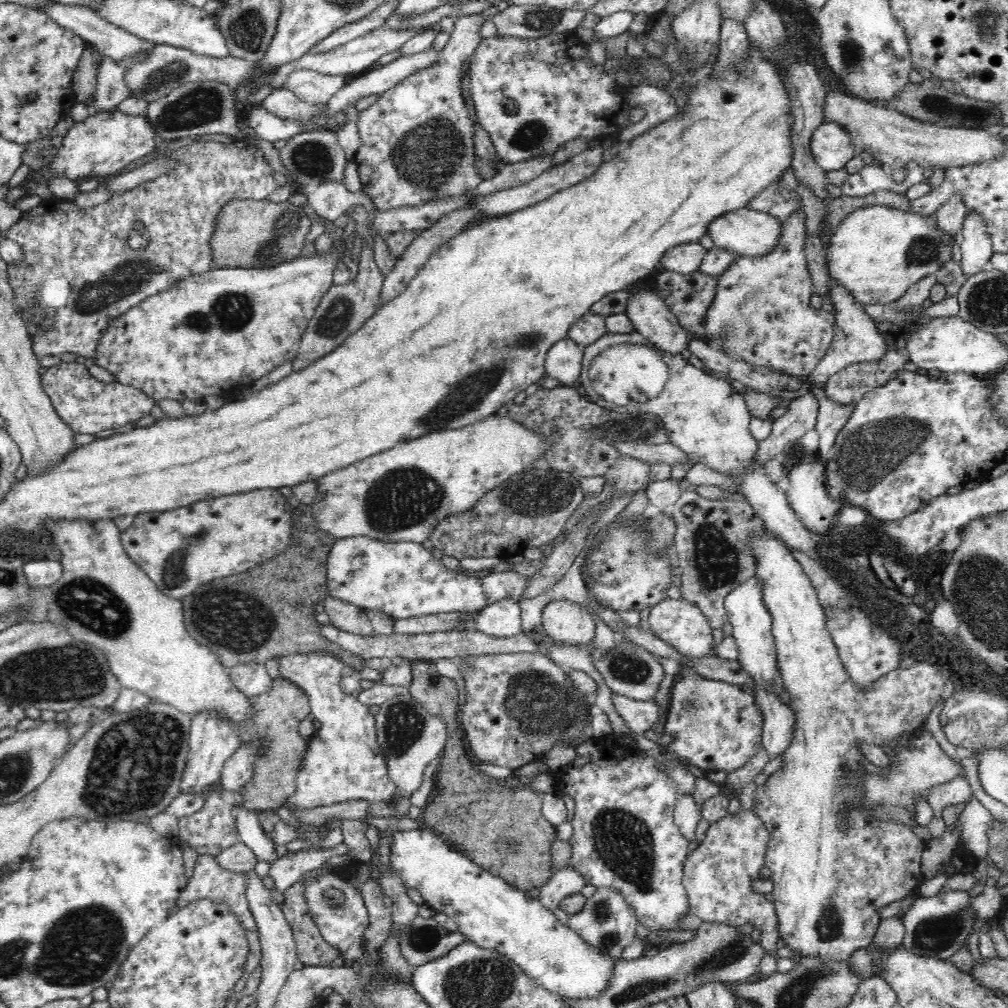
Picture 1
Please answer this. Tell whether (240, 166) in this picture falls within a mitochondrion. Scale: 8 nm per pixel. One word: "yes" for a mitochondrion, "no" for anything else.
no

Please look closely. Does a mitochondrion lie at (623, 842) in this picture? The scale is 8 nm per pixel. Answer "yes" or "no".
yes

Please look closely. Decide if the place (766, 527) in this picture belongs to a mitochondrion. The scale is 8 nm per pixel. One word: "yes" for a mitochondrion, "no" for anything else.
no

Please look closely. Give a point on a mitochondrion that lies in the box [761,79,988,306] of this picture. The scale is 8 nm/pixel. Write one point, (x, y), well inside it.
(923, 249)

